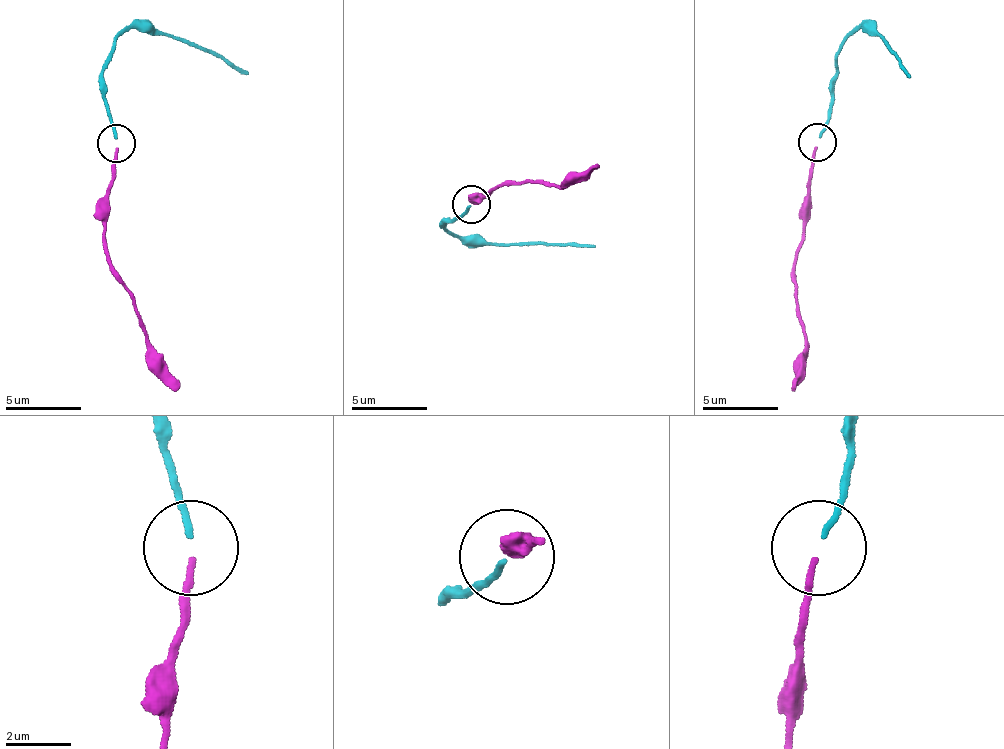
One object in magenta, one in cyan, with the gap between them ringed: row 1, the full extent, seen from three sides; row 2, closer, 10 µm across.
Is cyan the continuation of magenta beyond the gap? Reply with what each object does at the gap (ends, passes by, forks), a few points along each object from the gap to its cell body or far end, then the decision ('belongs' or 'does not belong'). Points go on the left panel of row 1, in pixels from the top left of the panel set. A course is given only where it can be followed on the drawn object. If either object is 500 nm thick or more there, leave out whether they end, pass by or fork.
magenta ends | cyan ends | magenta via (118, 149), (110, 191), (106, 240), (110, 271), (134, 301), (147, 362), (175, 392) | cyan via (118, 137), (106, 107), (103, 61), (114, 42), (131, 26), (194, 41), (247, 75) | belongs

